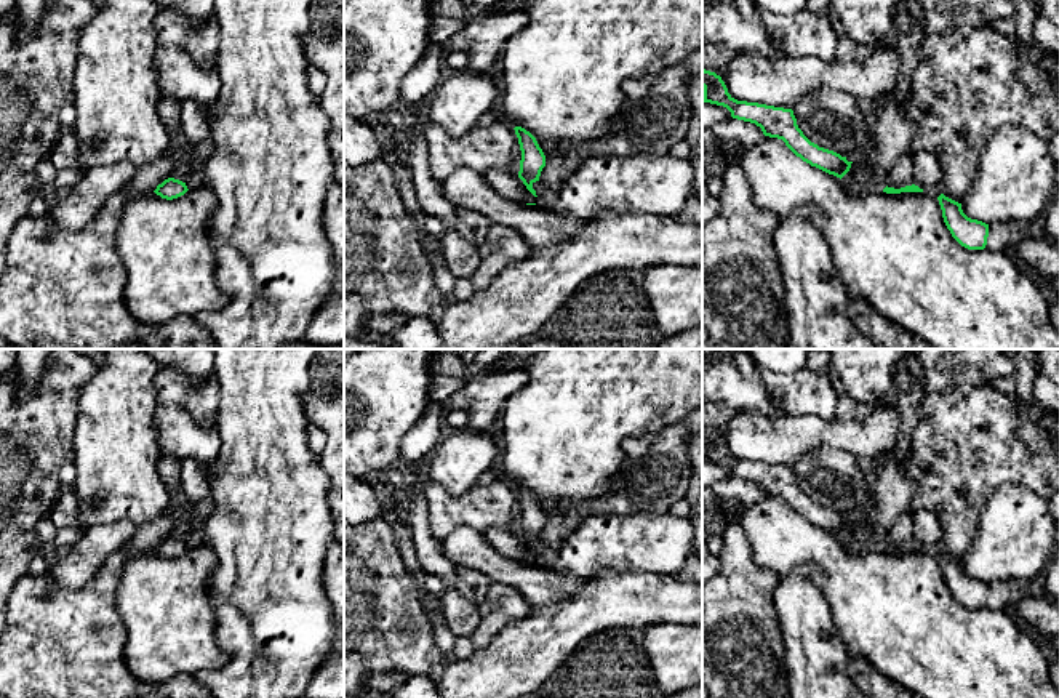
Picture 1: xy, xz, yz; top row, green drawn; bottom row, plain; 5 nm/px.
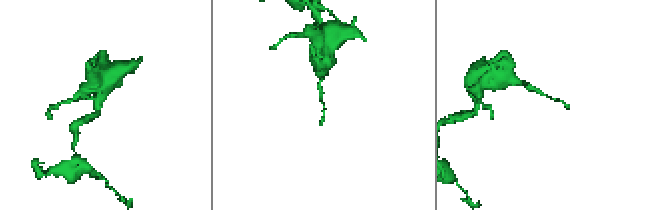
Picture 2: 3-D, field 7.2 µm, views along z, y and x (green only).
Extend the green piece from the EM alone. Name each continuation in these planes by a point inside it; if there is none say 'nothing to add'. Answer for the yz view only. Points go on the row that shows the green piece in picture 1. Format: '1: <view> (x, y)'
1: yz (1002, 236)

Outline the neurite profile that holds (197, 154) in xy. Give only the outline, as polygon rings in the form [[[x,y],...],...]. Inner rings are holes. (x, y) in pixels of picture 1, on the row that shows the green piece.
[[[211,134],[203,142],[198,144],[186,142],[184,146],[186,160],[194,165],[186,181],[187,189],[197,189],[203,184],[203,168],[211,155],[211,150],[213,150]]]

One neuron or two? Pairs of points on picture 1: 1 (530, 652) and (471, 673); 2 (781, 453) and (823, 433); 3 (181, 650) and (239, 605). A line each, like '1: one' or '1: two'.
1: one
2: one
3: two

